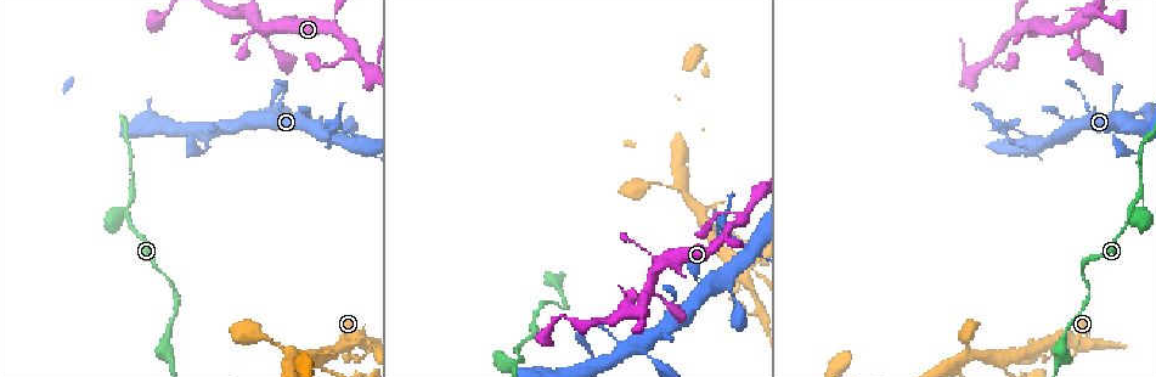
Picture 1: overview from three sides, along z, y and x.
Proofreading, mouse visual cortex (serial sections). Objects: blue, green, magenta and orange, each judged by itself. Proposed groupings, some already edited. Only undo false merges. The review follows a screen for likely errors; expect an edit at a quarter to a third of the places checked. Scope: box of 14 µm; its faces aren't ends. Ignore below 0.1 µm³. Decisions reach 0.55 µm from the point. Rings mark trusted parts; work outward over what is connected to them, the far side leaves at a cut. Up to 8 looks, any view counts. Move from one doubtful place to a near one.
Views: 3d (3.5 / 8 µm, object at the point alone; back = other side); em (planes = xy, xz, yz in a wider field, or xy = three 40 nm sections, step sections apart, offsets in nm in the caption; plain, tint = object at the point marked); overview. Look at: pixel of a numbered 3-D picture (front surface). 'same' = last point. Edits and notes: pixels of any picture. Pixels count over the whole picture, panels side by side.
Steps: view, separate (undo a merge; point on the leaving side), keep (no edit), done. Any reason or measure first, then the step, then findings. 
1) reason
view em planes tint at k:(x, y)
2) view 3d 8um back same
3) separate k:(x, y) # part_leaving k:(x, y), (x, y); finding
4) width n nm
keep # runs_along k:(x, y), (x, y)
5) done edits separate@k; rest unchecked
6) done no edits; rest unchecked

view 3d 8um at 1:(344, 132)

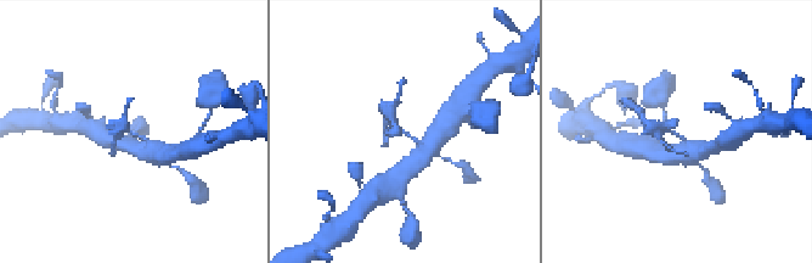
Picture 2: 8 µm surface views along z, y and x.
zoom in
view 3d 3.5um at 2:(403, 130)

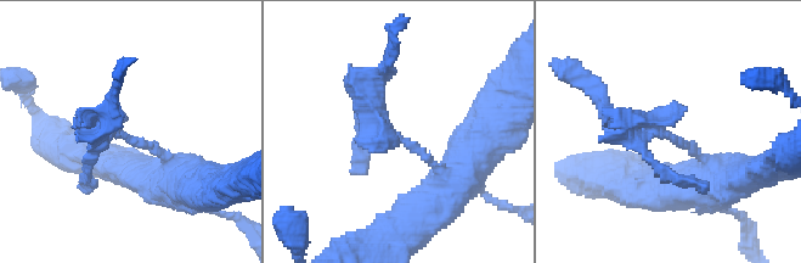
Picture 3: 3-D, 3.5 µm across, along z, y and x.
need the tissue
view em planes tint at 3:(395, 137)

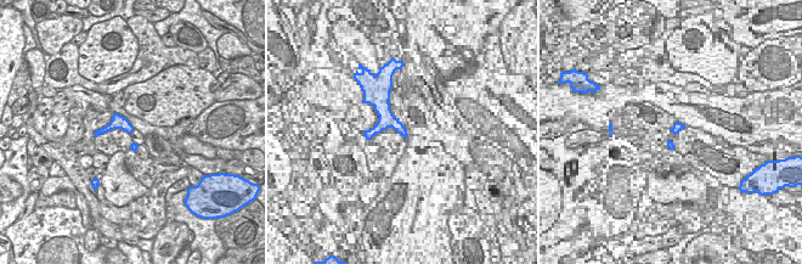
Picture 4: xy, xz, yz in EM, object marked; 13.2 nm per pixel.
separate 3:(638, 147) # part_leaving 3:(661, 128), (615, 119), (577, 76); two cells meet here

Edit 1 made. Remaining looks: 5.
view em xy step 5 tint at 1:(1138, 194)

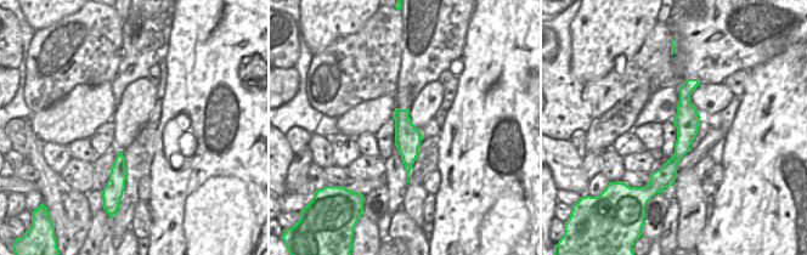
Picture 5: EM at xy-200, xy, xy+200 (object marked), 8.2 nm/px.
view 3d 3.5um same

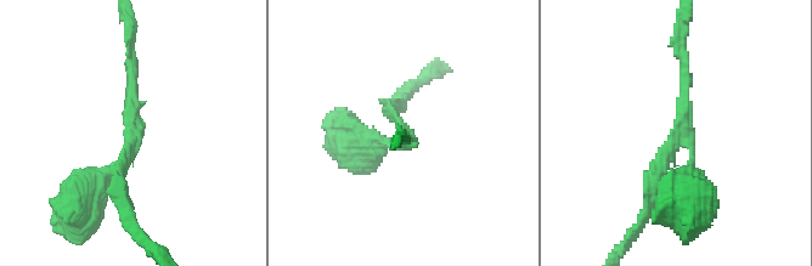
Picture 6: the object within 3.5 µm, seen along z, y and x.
arms 3; arm_widths 100, 200, 250 nm
keep # runs_along 6:(399, 102), (406, 146), (357, 146); one cell here

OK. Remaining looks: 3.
a narrow waist
view 3d 3.5um at 1:(1053, 346)

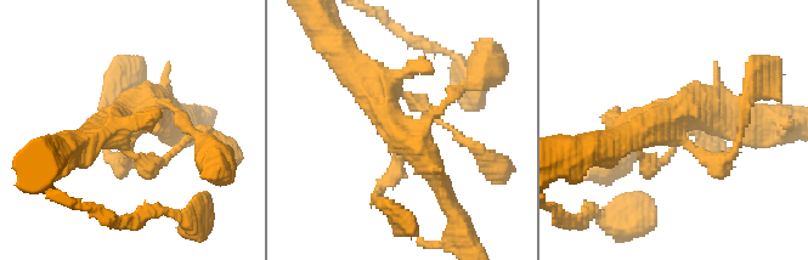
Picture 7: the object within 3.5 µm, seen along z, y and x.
view em xy step 2 tint at 7:(673, 132)

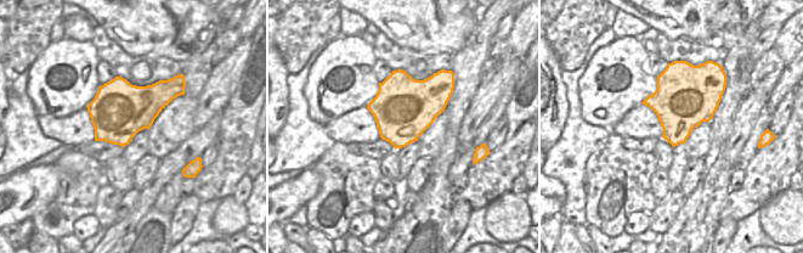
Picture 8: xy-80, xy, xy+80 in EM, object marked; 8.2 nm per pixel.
width 500 nm
keep # runs_along 7:(378, 188), (401, 129), (356, 71); all the same cell

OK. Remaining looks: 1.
done edits separate@3; rest unchecked

